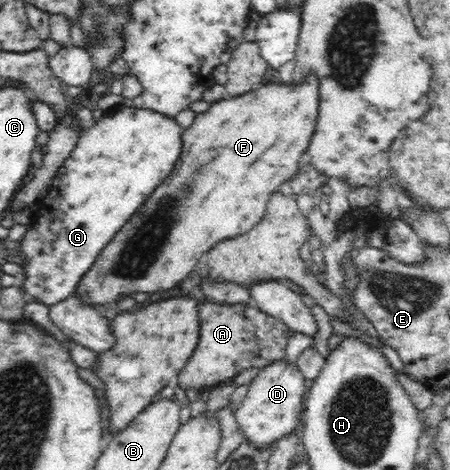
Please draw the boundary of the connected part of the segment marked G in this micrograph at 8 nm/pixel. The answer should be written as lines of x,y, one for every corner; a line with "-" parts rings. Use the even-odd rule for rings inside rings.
118,106
116,110
105,113
96,122
86,124
80,131
79,140
64,160
61,168
50,184
46,196
41,199
49,214
39,216
39,236
35,236
35,226
28,228
21,240
21,256
25,268
23,290
31,298
43,302
47,307
60,303
77,288
81,277
89,272
105,246
113,240
121,226
143,206
147,196
163,183
171,174
182,151
182,132
184,130
175,120
158,112
144,108

